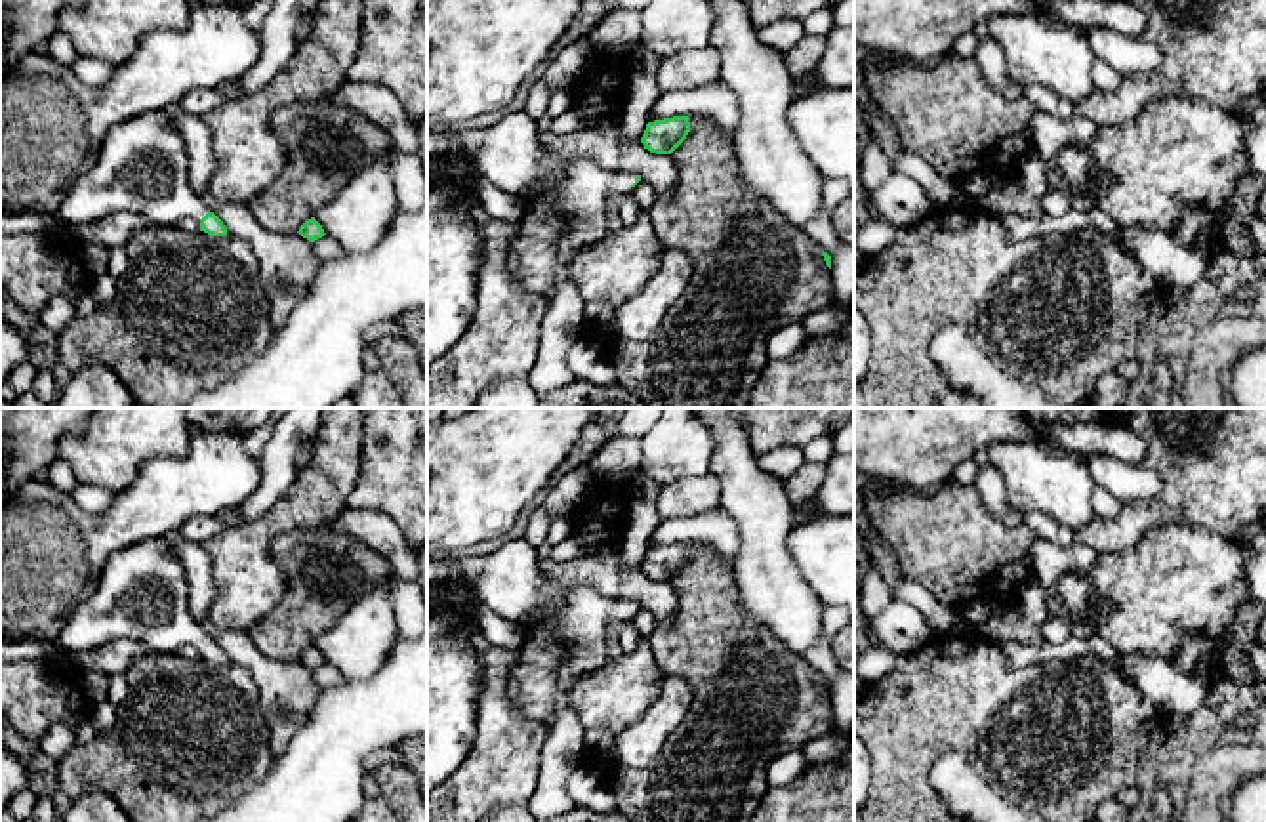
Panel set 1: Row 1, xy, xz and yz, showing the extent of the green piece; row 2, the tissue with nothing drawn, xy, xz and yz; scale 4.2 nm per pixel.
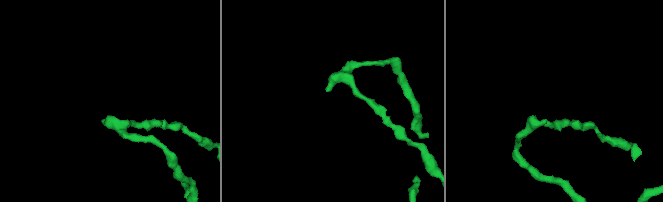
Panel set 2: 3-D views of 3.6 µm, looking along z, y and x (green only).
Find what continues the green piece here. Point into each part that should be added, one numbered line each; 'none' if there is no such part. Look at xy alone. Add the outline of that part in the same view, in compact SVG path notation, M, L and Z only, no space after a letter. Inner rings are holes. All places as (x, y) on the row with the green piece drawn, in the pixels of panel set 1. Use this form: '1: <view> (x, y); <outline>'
1: xy (142, 168); M164 109L109 130L99 156L57 208L63 231L80 231L111 214L135 214L156 225L202 219L206 204L189 183L183 139Z

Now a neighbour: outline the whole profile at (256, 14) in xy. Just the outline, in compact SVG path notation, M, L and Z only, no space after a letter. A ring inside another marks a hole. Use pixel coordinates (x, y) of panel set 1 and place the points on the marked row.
M259 0L252 6L246 6L246 21L252 29L261 29L265 17L269 15L271 8L273 8L275 0Z

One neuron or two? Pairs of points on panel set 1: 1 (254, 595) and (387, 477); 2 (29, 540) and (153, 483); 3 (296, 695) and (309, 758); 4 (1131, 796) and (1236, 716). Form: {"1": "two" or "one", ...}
{"1": "two", "2": "one", "3": "two", "4": "two"}

